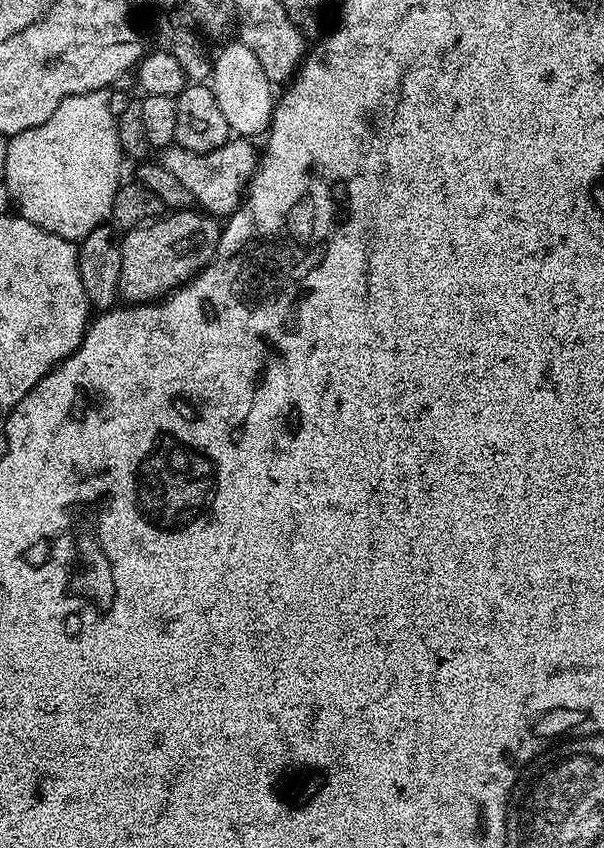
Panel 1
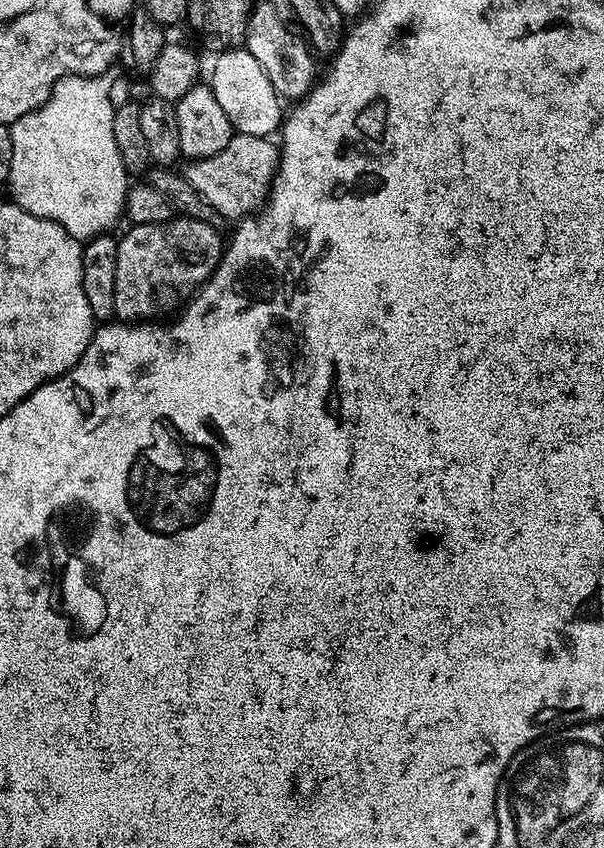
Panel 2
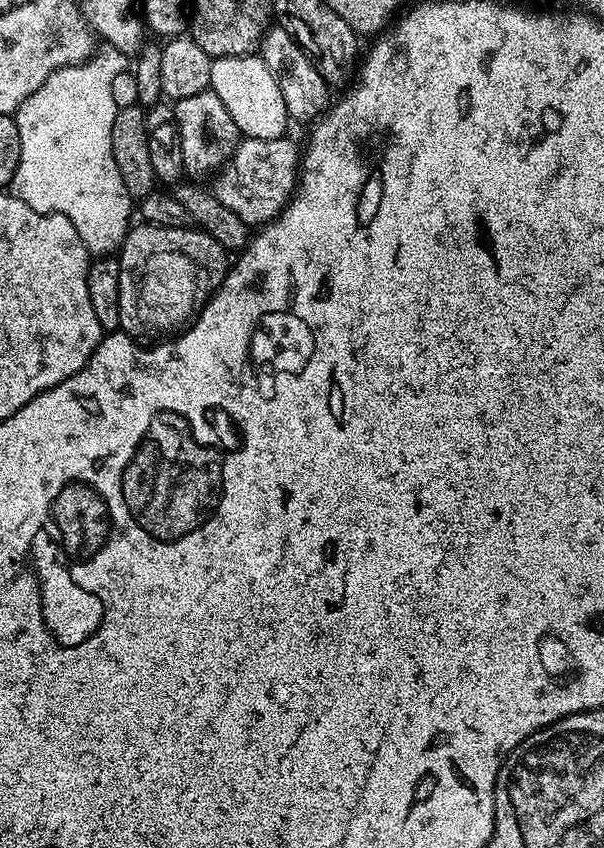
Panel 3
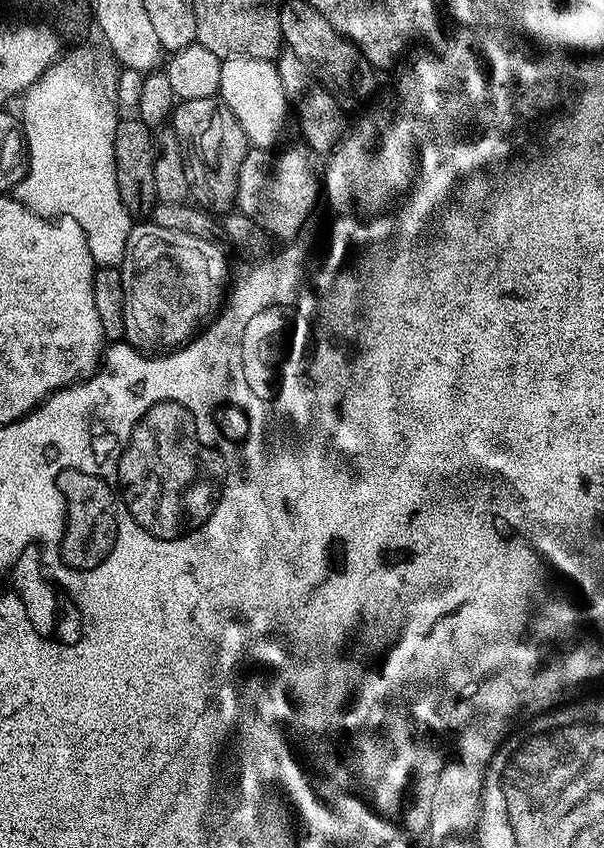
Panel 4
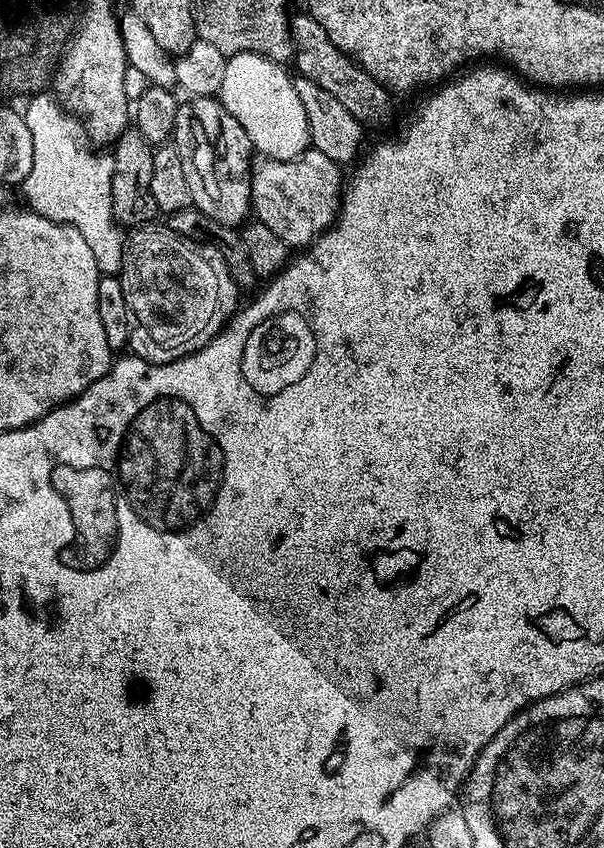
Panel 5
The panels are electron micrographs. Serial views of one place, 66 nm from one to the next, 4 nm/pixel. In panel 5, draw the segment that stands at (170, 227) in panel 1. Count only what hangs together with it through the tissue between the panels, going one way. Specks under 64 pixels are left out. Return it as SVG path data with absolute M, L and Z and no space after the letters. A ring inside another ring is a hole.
M151 222L143 227L133 227L127 233L118 275L126 294L126 306L135 324L130 332L131 355L151 364L169 364L204 348L224 329L225 324L238 311L238 285L228 273L226 262L218 250L214 250L208 243L199 244L182 234L174 234L174 230L167 226L155 226Z

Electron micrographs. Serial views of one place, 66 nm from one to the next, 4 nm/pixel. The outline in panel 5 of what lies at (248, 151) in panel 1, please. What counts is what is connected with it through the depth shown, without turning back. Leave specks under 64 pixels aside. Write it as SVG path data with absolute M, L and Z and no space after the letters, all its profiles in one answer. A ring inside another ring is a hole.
M315 150L303 152L297 160L269 160L267 158L256 158L252 160L252 212L255 219L261 224L270 226L270 230L274 230L274 234L278 234L278 238L282 238L282 242L286 242L289 249L300 250L312 243L318 236L324 235L333 224L336 223L336 218L340 210L340 202L342 199L342 180L340 184L341 165L332 161L324 153Z

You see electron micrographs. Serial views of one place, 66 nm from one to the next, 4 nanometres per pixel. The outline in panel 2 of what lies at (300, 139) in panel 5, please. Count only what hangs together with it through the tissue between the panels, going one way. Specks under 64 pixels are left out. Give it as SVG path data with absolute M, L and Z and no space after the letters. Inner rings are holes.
M240 46L221 51L217 56L220 57L212 68L210 87L214 98L218 98L218 106L222 106L233 129L242 134L271 137L272 131L275 128L277 131L282 124L282 99L270 84L266 72L255 60L254 54Z

